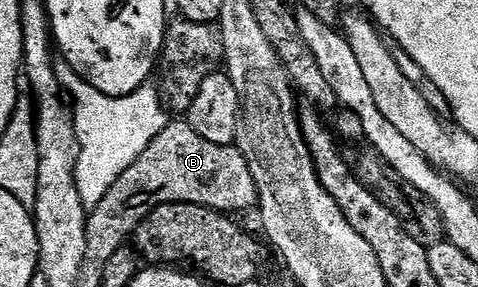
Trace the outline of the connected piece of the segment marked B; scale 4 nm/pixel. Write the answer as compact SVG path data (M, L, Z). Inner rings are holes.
M170 120L102 201L92 206L87 241L90 258L98 263L109 261L115 251L126 248L125 240L136 234L143 219L166 203L195 203L230 215L241 215L244 209L251 208L257 201L259 177L246 150L235 146L211 140L192 120Z

